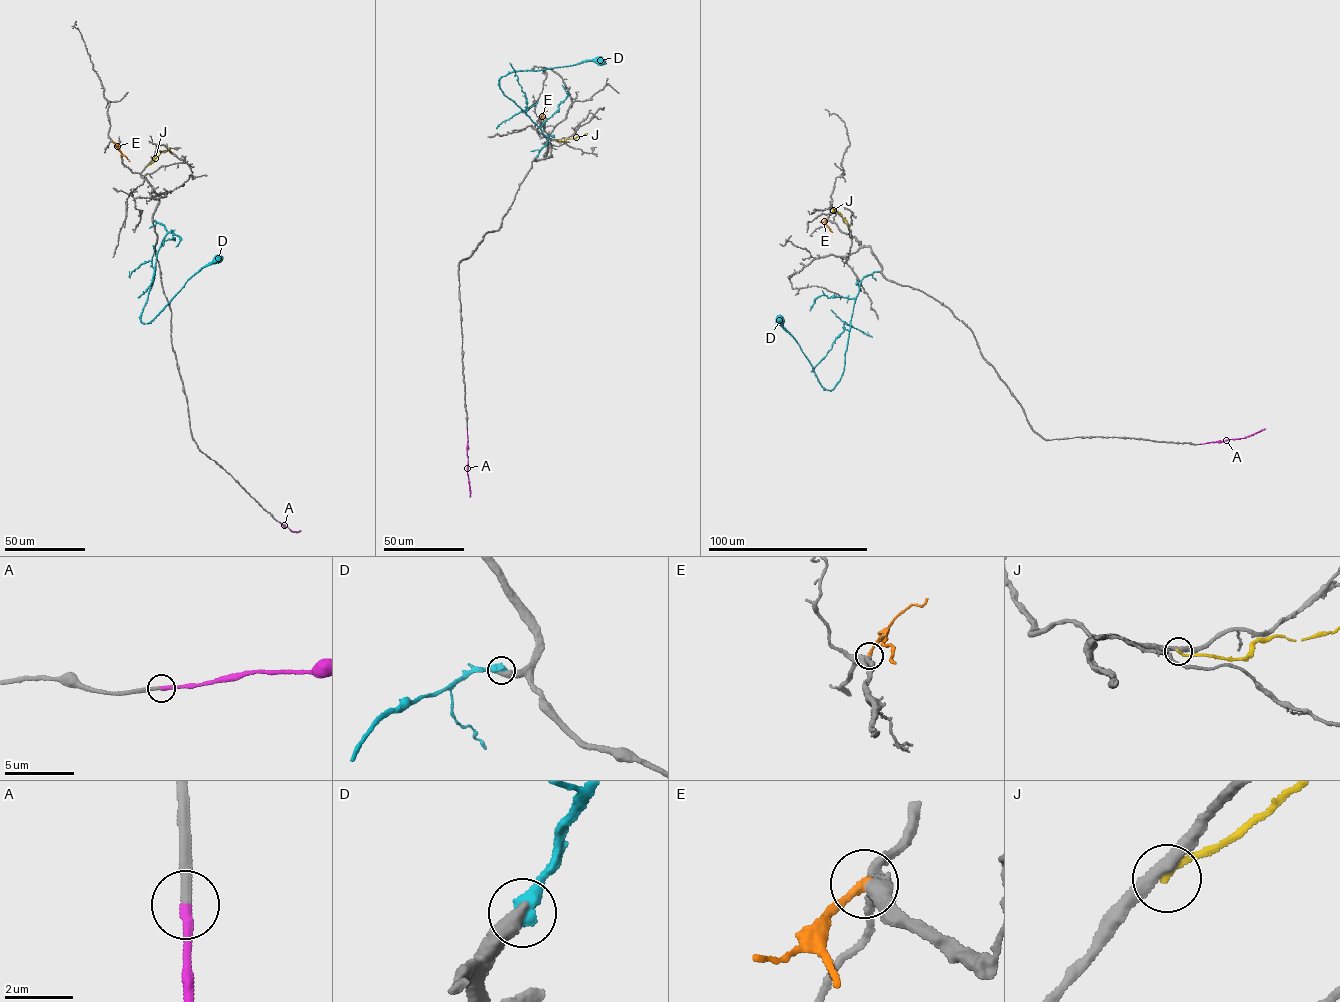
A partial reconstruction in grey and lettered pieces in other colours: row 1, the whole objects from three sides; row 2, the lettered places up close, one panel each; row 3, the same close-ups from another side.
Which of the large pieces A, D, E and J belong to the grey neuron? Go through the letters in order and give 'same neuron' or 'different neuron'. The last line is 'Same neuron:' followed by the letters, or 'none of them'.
A: same neuron
D: different neuron
E: different neuron
J: different neuron
Same neuron: A

